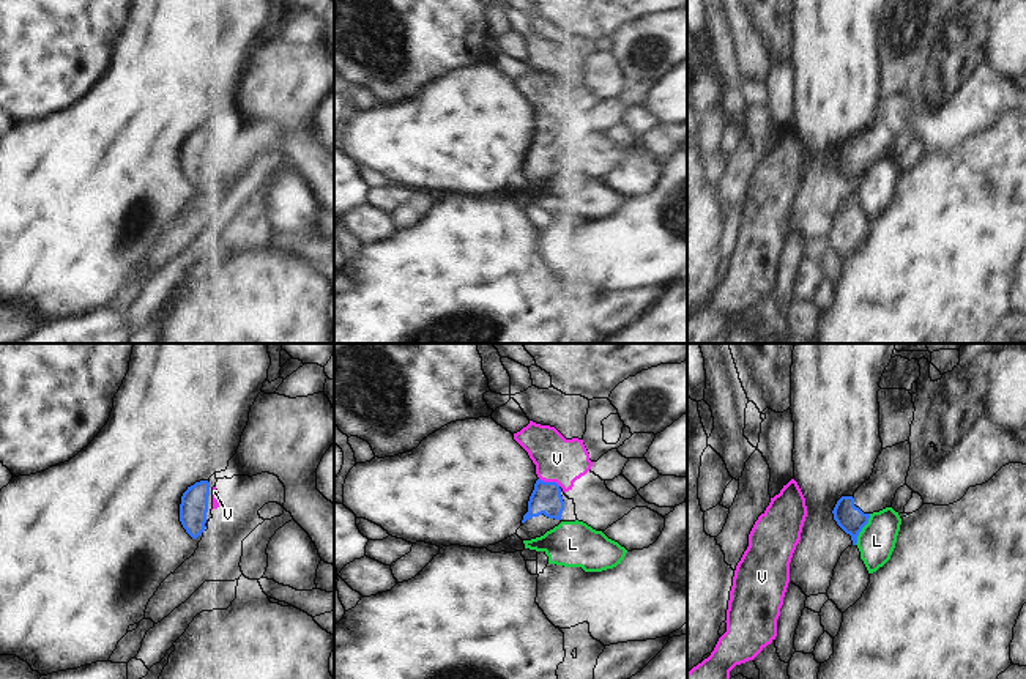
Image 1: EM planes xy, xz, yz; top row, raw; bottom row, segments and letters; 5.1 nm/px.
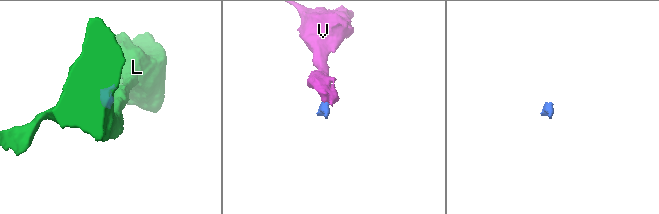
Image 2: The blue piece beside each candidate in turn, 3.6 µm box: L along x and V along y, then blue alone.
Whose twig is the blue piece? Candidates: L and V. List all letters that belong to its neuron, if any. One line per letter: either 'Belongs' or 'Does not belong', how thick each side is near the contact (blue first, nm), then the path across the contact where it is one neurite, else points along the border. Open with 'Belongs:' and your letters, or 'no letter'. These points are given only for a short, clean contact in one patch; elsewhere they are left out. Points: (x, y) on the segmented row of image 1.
Belongs: V
L: Does not belong. Thickness 140 nm (blue) against 190 nm. Boundary: yz (870, 514), (854, 544)
V: Belongs. Thickness 160 nm (blue) against 220 nm. Path across: xz (546, 498), (550, 482), (557, 459)

